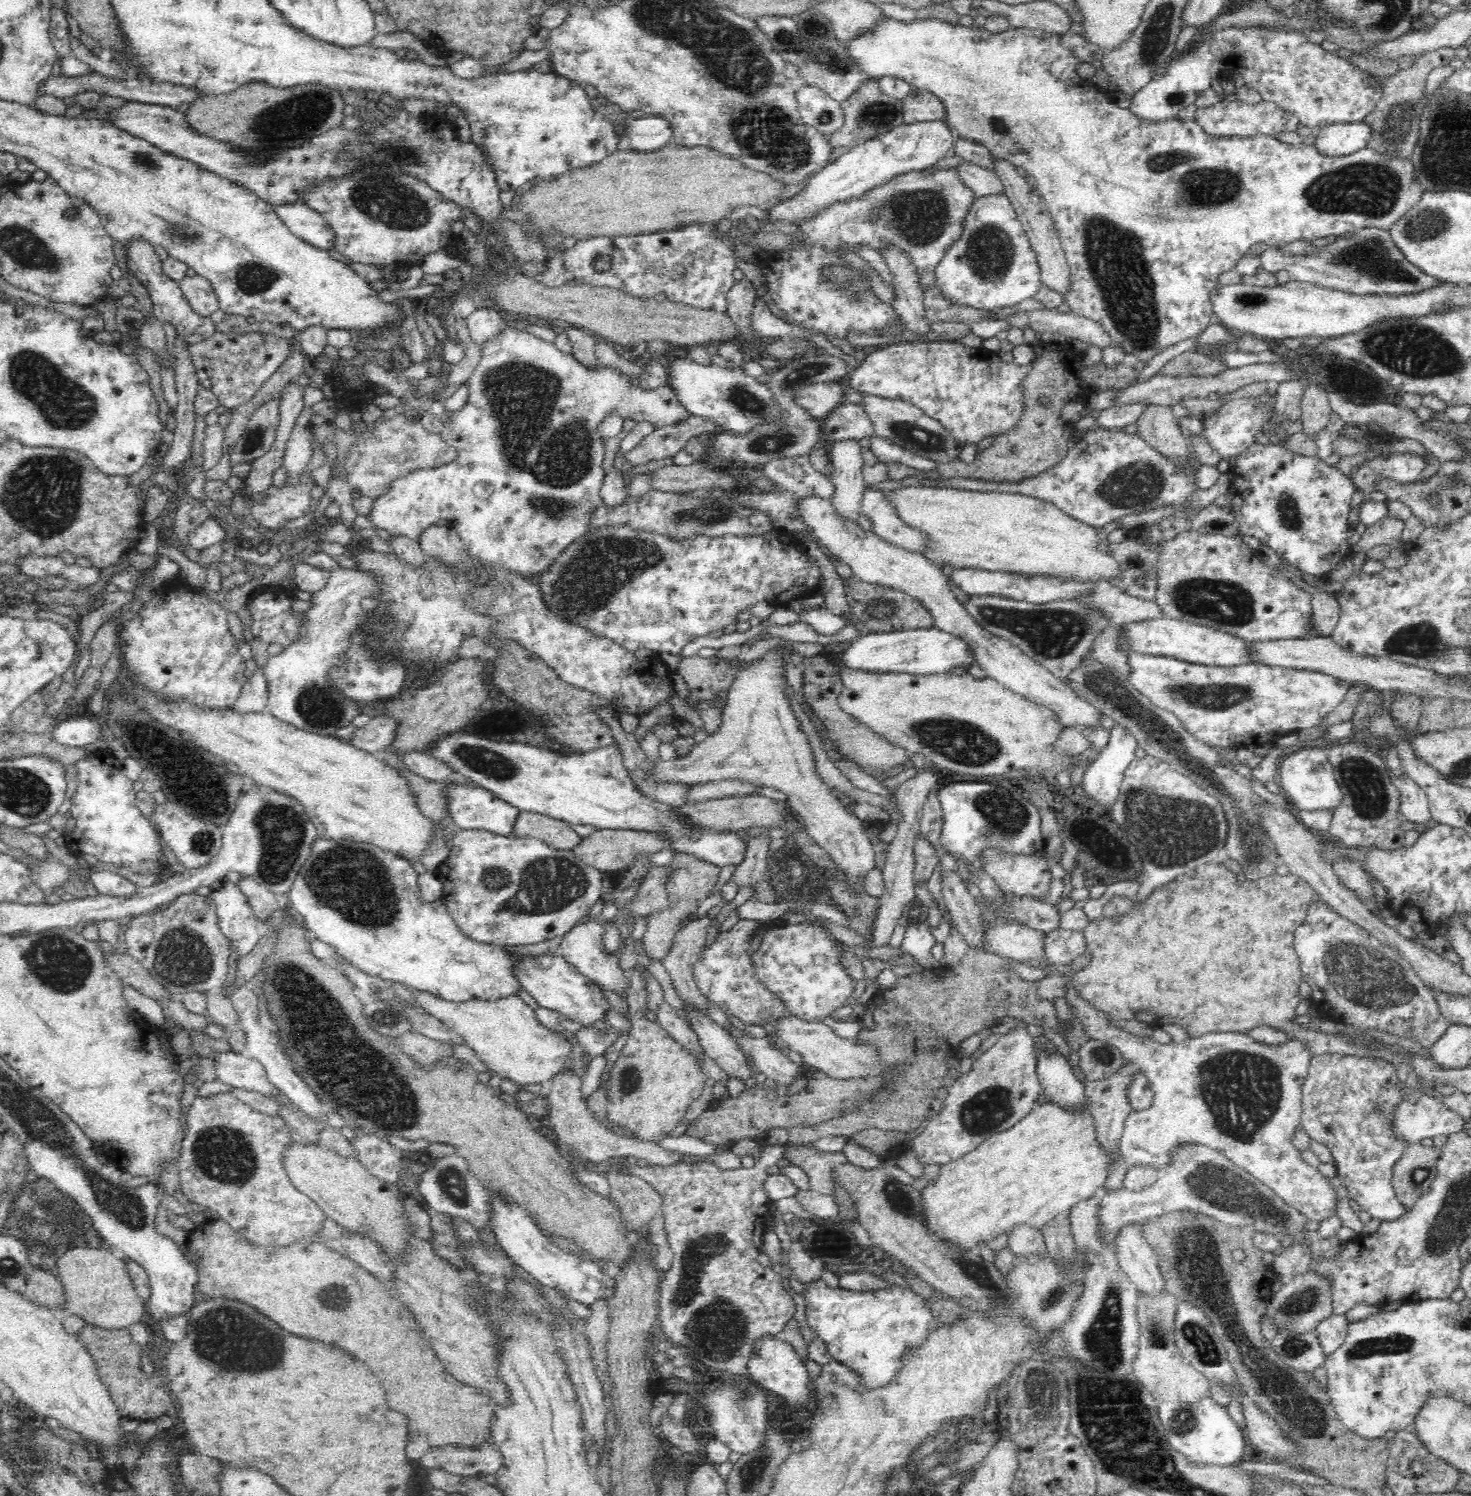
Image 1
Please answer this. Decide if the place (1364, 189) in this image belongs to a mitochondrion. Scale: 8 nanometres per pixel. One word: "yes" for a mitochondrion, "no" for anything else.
yes

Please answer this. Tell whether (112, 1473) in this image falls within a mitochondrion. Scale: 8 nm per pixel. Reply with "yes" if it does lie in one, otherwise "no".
no

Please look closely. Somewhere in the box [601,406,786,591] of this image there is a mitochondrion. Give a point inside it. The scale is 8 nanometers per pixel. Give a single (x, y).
(711, 514)

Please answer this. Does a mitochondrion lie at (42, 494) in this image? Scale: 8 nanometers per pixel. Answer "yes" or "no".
yes

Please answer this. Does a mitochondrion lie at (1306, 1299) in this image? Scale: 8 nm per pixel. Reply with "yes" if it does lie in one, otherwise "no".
yes

